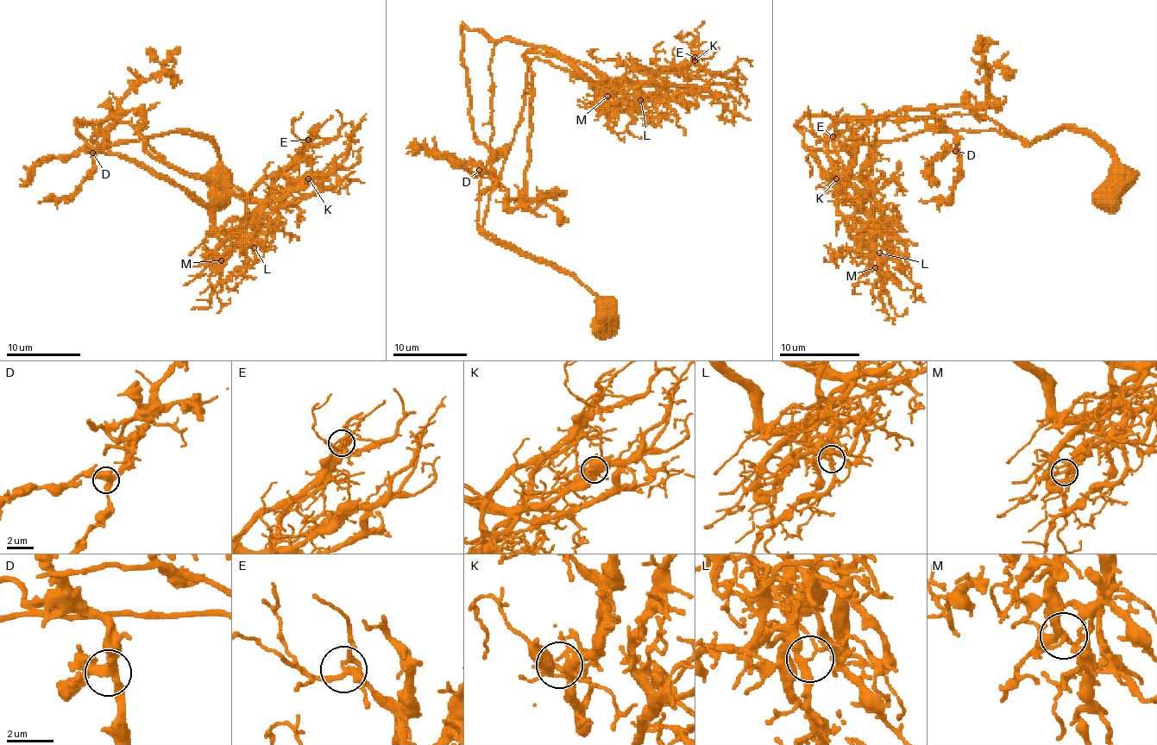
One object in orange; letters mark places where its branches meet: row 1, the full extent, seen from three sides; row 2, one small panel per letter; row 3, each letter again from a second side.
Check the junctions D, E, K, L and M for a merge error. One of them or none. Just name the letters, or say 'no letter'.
L

